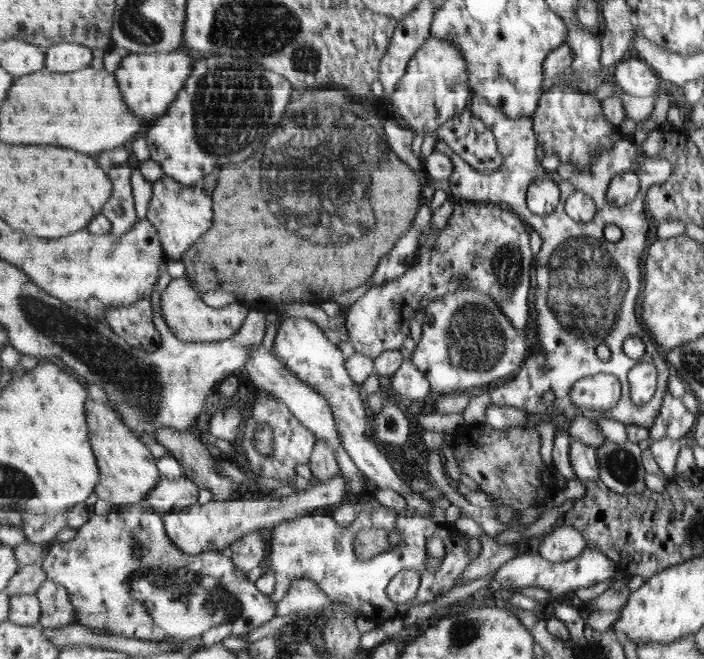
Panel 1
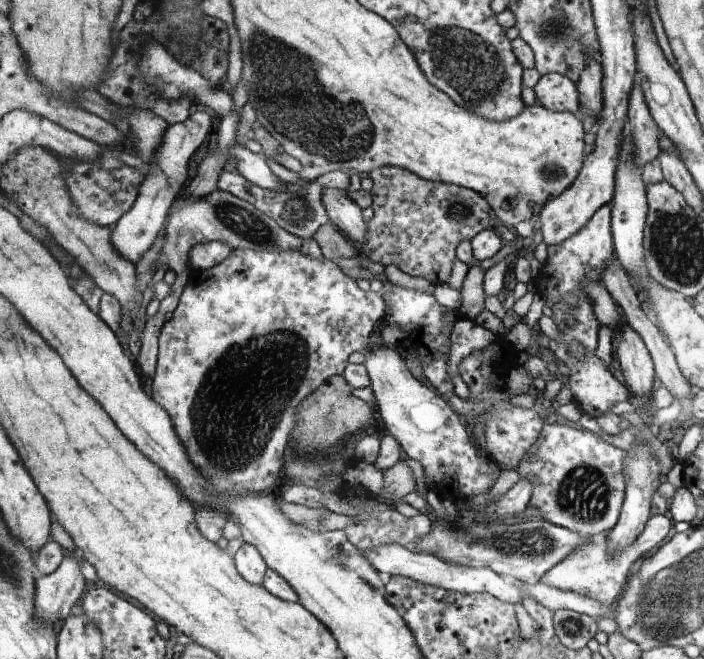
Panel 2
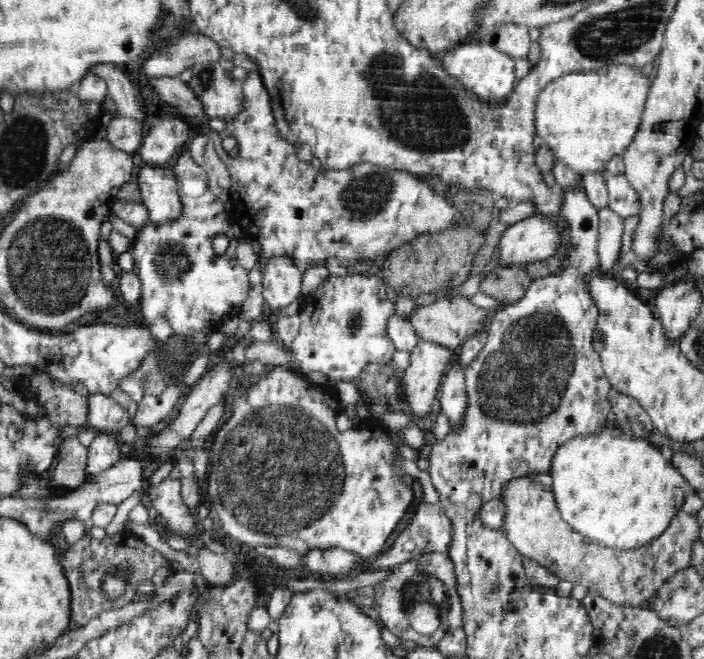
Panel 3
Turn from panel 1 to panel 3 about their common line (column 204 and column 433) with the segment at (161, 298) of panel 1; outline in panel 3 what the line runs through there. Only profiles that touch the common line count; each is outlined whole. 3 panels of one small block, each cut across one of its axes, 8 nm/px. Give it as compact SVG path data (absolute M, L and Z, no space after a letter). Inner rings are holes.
M440 296L430 304L419 304L414 306L407 320L414 328L419 340L430 341L441 344L446 348L457 351L460 344L470 335L478 332L482 328L483 320L489 316L489 310L472 304L464 296Z

